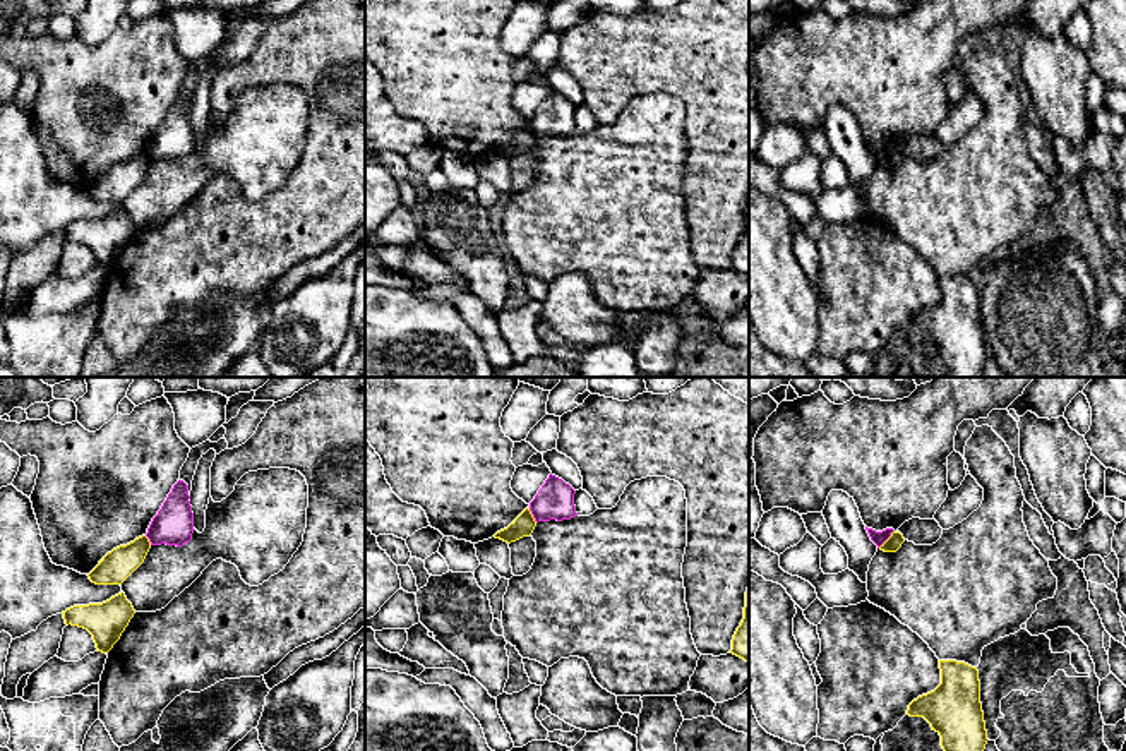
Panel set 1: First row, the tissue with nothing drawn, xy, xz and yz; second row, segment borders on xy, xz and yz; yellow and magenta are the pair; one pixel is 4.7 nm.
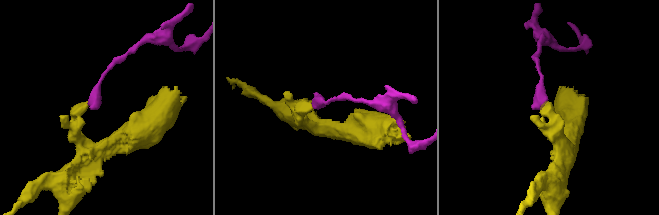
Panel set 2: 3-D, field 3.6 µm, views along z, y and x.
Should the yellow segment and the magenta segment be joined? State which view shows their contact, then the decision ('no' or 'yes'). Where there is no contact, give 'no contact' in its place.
meets yellow in yz; no

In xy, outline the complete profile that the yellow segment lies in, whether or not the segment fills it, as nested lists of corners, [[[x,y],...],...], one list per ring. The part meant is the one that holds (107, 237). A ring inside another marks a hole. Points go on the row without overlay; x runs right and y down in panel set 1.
[[[122,207],[103,219],[74,221],[62,230],[67,242],[87,245],[98,267],[108,269],[120,255],[135,226]]]

